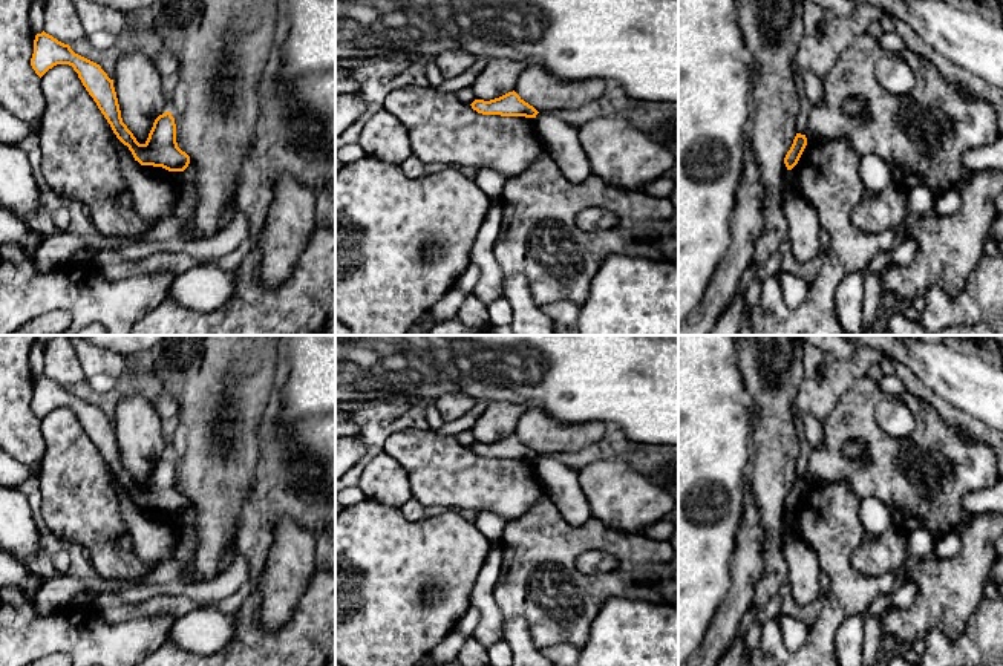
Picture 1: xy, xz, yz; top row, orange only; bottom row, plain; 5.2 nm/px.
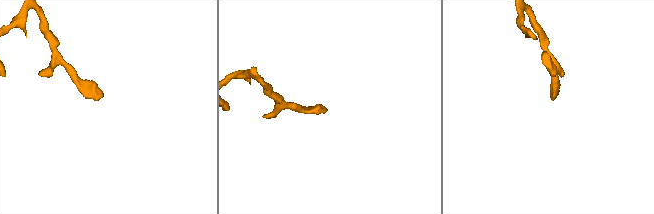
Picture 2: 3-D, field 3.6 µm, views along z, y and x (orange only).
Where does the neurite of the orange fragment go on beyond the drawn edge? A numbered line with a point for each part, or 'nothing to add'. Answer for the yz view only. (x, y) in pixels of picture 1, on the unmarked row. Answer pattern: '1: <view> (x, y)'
nothing to add

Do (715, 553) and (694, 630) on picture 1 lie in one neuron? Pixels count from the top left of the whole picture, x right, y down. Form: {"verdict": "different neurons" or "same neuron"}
{"verdict": "same neuron"}

